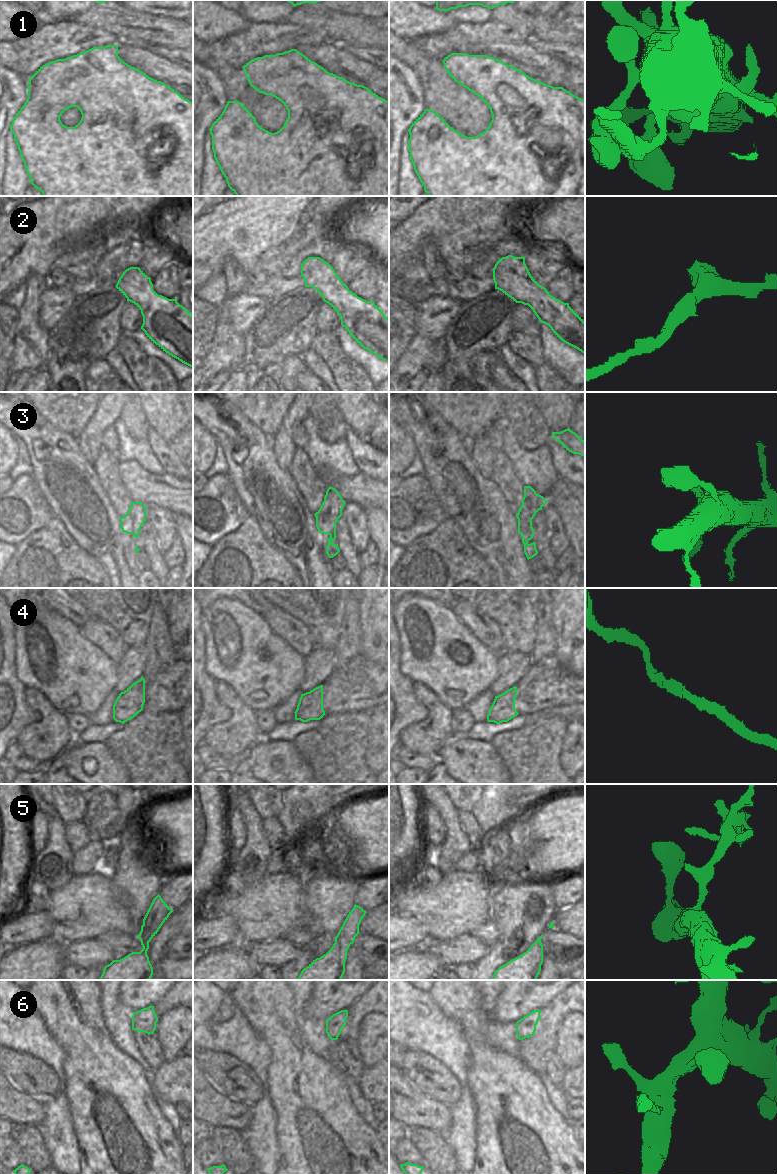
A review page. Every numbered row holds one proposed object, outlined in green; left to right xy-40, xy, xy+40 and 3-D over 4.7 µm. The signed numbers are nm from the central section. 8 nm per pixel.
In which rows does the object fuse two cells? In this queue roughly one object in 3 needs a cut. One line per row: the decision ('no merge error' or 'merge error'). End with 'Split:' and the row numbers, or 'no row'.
1: no merge error
2: no merge error
3: merge error
4: no merge error
5: merge error
6: no merge error
Split: 3, 5

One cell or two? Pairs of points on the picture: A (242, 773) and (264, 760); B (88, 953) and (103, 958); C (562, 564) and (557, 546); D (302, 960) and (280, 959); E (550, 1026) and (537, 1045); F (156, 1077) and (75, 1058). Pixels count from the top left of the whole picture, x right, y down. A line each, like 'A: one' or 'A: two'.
A: two
B: one
C: two
D: two
E: one
F: two

